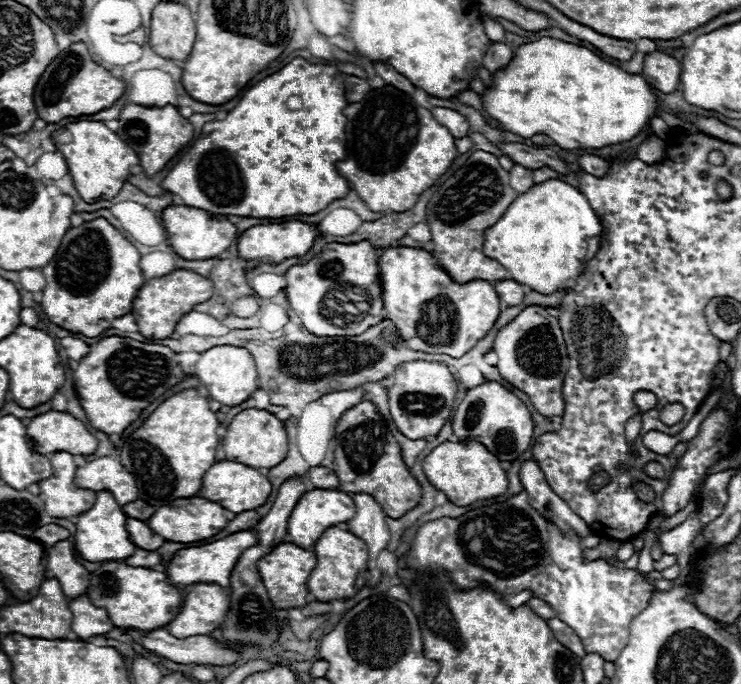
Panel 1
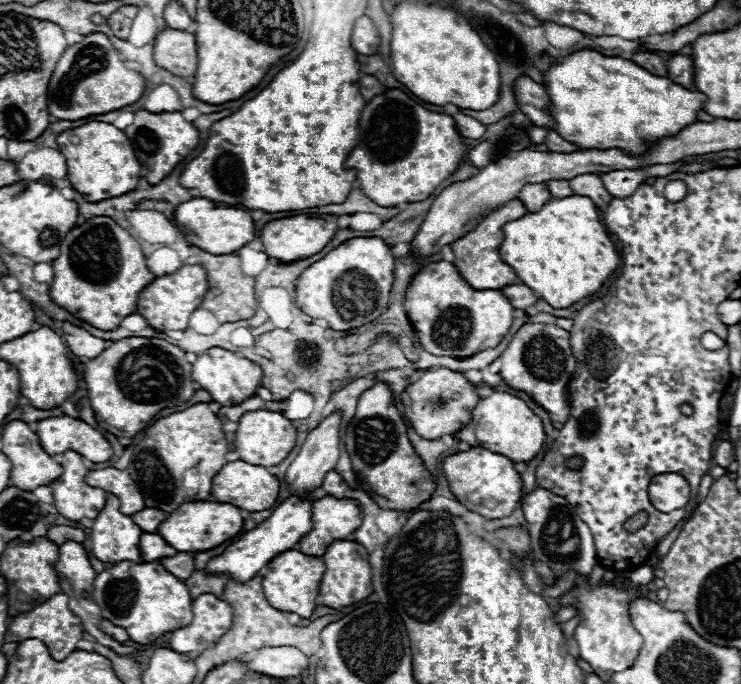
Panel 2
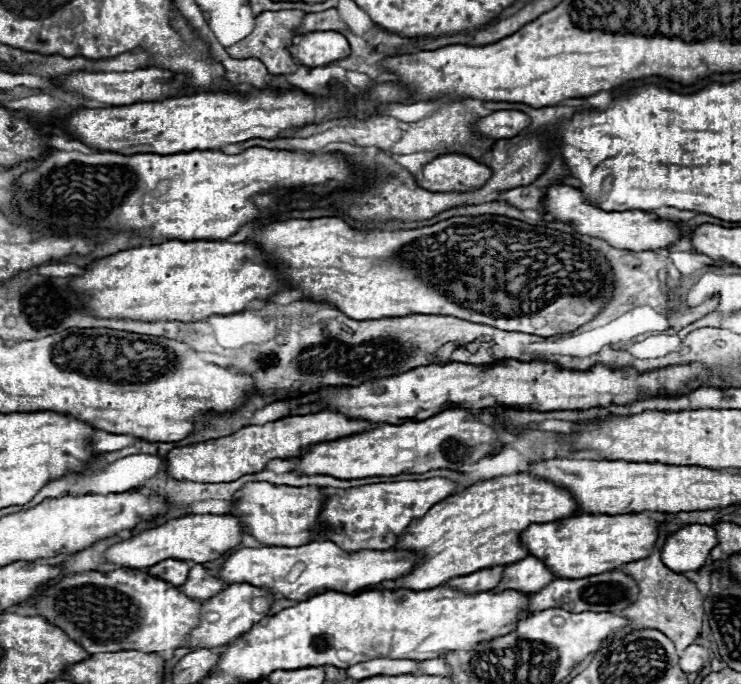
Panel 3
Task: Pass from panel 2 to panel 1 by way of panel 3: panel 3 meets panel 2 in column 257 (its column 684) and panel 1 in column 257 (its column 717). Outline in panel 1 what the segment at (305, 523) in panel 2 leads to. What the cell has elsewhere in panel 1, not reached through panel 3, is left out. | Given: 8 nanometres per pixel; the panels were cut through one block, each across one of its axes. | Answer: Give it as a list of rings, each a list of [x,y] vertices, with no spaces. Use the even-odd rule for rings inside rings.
[[[240,530],[236,534],[230,534],[222,540],[216,540],[212,544],[204,544],[204,546],[196,546],[196,548],[186,548],[186,550],[178,550],[170,562],[170,566],[166,568],[168,580],[176,586],[190,586],[190,584],[198,584],[198,582],[206,582],[206,584],[218,584],[222,588],[230,588],[230,576],[232,570],[238,562],[238,558],[242,556],[242,552],[250,546],[256,546],[258,538],[254,534],[254,530]]]

